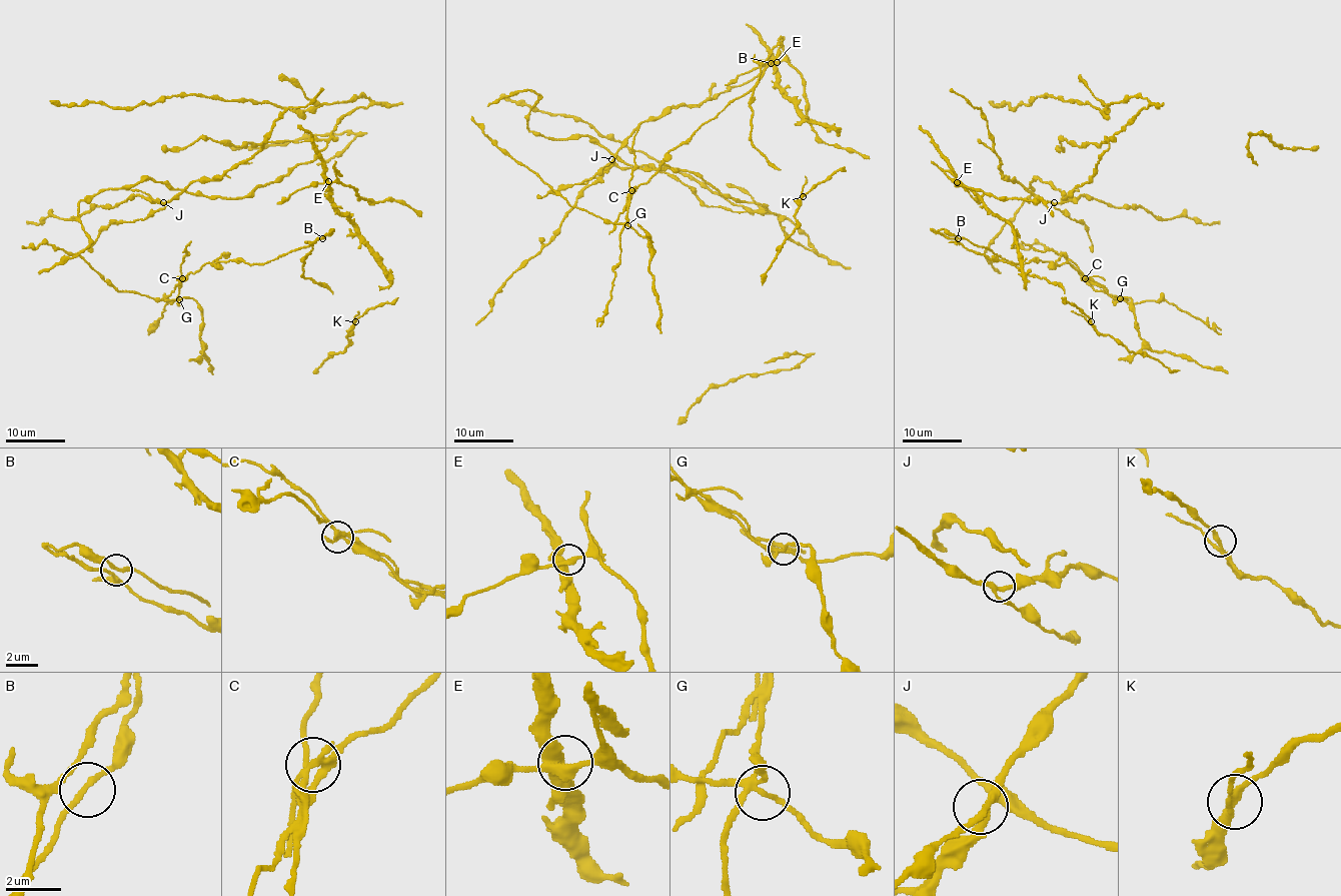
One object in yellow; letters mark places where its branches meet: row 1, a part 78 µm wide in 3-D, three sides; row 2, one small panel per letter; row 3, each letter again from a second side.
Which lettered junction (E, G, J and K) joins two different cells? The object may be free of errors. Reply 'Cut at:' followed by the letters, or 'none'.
Cut at: G

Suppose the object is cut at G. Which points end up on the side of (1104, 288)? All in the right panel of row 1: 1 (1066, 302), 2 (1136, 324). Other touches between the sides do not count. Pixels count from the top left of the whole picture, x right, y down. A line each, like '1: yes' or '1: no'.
1: no
2: no

